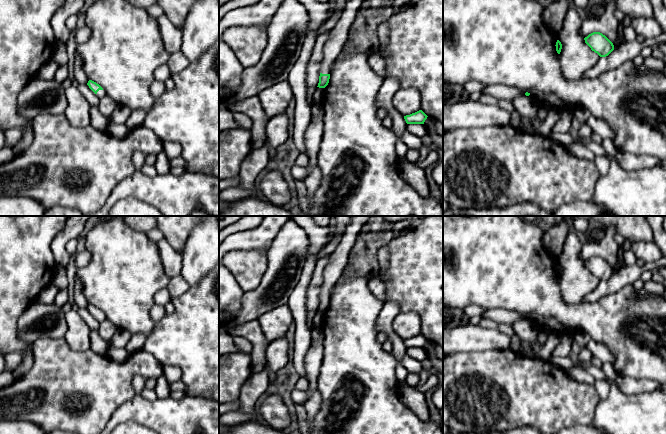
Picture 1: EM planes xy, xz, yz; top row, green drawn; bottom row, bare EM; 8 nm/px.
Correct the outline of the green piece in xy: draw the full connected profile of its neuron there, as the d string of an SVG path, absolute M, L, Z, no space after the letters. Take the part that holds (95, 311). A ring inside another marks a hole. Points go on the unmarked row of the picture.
M89 304L87 309L99 322L102 322L106 319L106 315L96 306Z

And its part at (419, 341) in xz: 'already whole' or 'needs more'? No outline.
already whole

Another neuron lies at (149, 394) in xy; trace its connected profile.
M146 387L142 389L140 395L148 401L154 401L158 398L154 389L148 389Z

